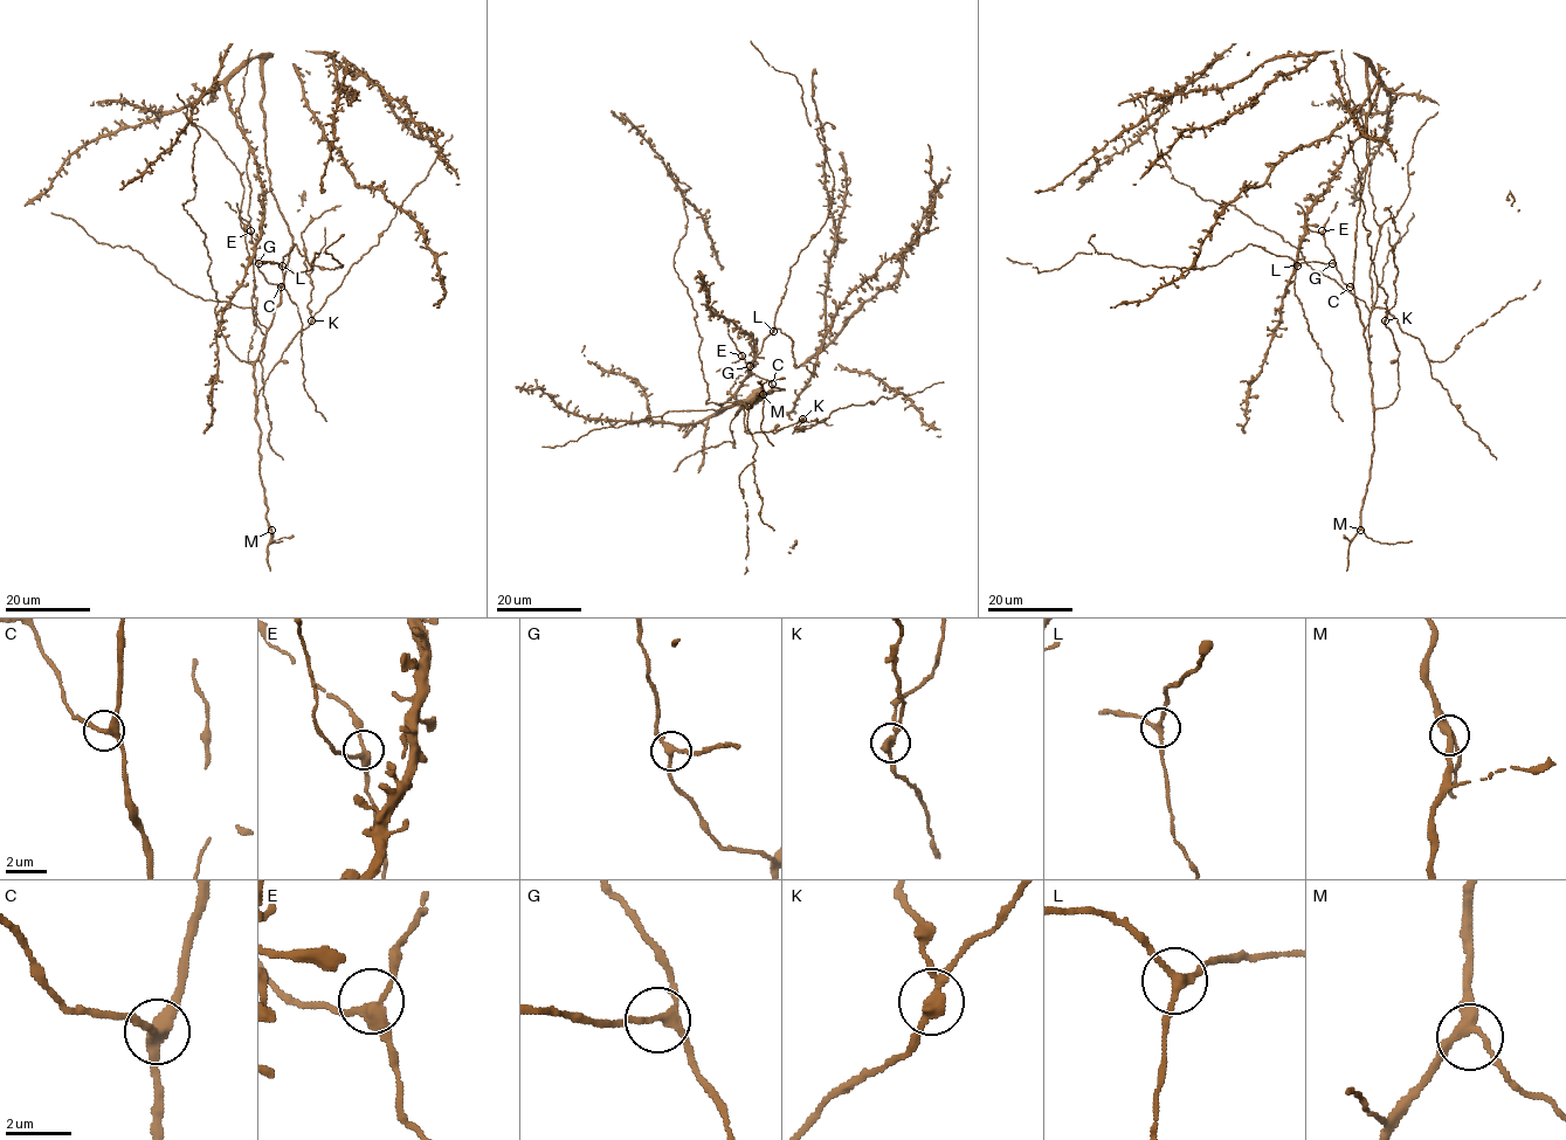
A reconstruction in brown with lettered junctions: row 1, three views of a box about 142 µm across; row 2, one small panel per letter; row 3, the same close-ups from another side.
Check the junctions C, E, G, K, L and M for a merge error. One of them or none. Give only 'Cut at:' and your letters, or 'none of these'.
Cut at: K

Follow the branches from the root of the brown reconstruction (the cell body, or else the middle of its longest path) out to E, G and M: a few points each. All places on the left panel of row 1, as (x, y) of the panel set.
E: (256, 403), (255, 360), (280, 302), (281, 288), (270, 283), (259, 269), (250, 230)
G: (256, 403), (255, 360), (281, 297), (281, 288), (266, 278), (259, 263)
M: (256, 403), (260, 432), (260, 476), (271, 530)

